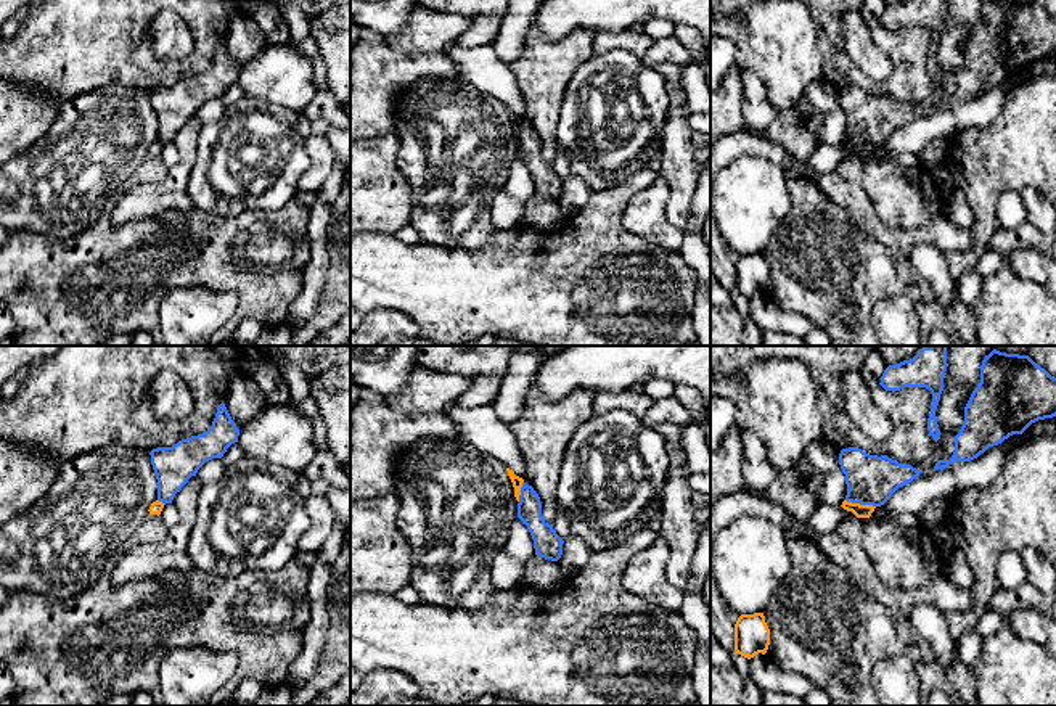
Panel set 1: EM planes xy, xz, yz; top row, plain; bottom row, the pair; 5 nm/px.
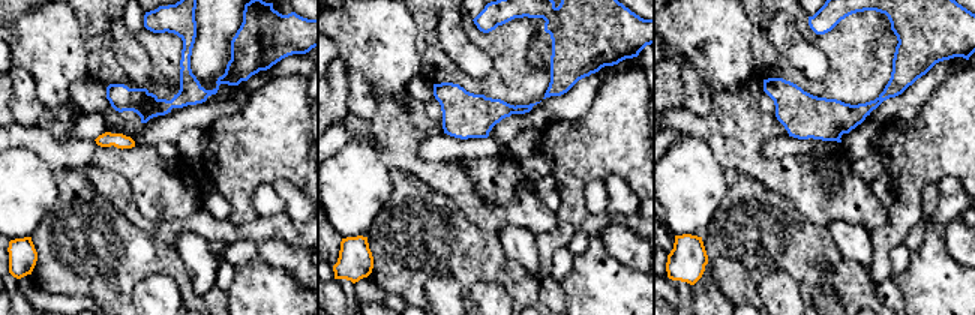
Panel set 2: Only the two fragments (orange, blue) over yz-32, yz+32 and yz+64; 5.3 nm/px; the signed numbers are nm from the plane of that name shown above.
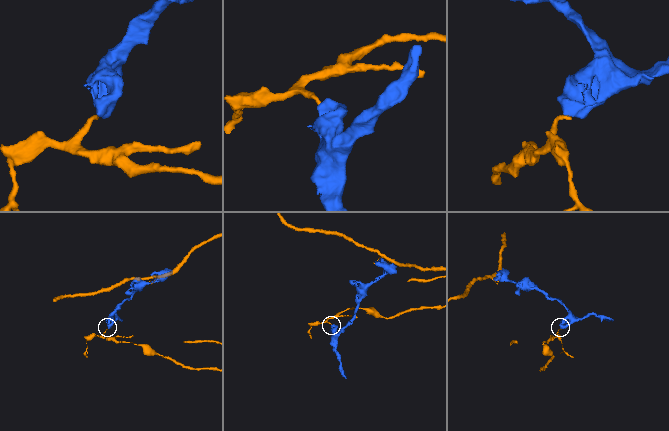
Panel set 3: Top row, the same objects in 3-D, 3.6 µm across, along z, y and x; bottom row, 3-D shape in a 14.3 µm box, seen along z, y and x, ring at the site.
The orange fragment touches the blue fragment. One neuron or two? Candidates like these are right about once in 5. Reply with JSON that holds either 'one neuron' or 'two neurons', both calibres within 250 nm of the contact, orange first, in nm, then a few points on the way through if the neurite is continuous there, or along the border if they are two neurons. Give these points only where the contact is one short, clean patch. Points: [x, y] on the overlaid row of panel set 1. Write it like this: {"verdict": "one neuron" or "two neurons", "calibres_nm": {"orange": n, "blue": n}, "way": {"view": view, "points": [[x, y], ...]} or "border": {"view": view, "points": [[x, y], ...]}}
{"verdict": "two neurons", "calibres_nm": {"orange": 70, "blue": 240}, "border": {"view": "yz", "points": [[846, 499], [875, 507]]}}

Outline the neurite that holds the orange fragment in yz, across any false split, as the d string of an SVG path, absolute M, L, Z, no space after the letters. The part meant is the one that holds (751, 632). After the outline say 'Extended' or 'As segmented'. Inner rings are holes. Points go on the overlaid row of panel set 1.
M763 613L741 614L735 624L735 653L751 659L765 655L770 645L770 629Z. As segmented

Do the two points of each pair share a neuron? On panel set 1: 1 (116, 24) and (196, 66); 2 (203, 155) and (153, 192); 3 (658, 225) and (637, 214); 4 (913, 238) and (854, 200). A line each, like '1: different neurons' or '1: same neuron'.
1: same neuron
2: different neurons
3: same neuron
4: same neuron

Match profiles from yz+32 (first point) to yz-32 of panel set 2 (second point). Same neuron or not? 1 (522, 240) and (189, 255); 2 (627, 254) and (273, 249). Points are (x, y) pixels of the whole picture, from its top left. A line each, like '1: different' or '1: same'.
1: same
2: same

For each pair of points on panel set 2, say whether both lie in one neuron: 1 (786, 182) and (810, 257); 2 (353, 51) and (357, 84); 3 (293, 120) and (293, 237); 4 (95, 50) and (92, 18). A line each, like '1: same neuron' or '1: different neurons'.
1: different neurons
2: different neurons
3: different neurons
4: same neuron

